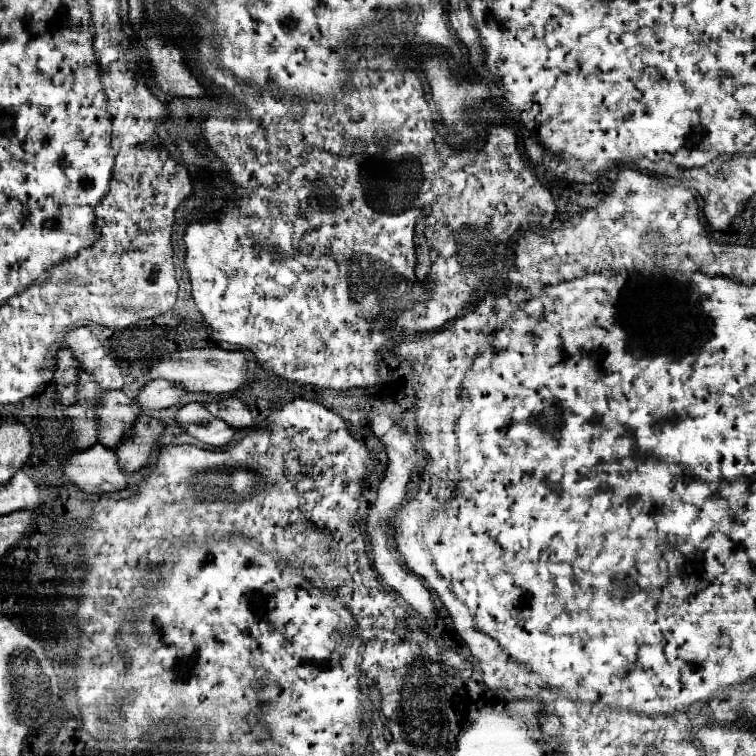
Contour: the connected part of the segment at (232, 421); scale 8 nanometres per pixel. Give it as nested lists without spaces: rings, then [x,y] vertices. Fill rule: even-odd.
[[[223,398],[213,402],[203,402],[207,410],[215,416],[227,422],[231,428],[245,428],[253,424],[253,418],[249,416],[249,408],[239,398]]]

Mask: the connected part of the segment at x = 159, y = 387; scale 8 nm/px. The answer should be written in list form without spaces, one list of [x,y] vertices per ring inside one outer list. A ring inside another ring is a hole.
[[[153,380],[135,398],[135,404],[141,408],[169,408],[175,406],[183,394],[187,392],[179,386],[171,386],[165,380]]]

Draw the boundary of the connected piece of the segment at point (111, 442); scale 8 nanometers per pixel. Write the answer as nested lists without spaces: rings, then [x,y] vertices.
[[[107,390],[107,394],[103,394],[103,406],[99,406],[99,444],[113,448],[123,434],[131,430],[135,414],[123,416],[123,412],[137,412],[137,406],[131,404],[121,390]]]

